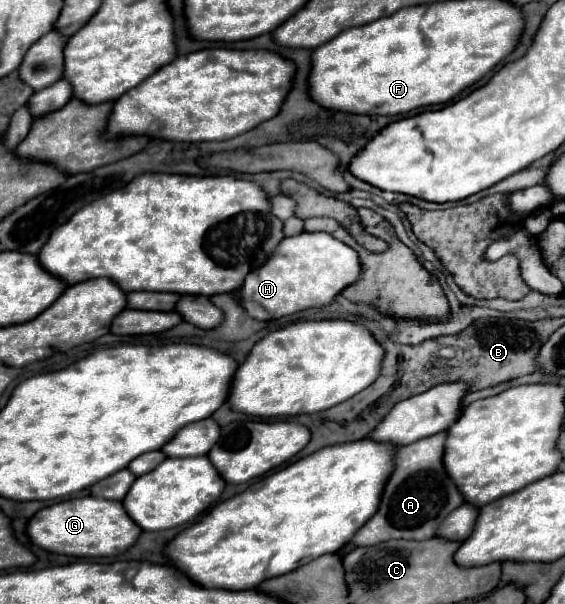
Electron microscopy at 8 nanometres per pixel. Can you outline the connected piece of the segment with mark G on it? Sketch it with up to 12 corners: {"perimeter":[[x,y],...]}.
{"perimeter":[[78,497],[28,523],[34,545],[112,557],[140,531],[120,501]]}

